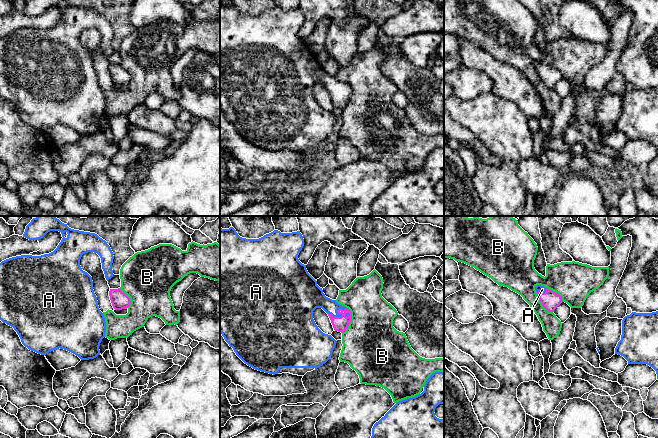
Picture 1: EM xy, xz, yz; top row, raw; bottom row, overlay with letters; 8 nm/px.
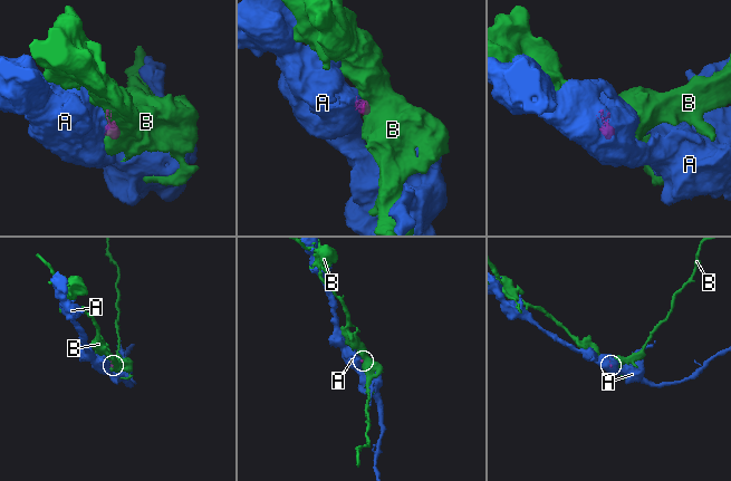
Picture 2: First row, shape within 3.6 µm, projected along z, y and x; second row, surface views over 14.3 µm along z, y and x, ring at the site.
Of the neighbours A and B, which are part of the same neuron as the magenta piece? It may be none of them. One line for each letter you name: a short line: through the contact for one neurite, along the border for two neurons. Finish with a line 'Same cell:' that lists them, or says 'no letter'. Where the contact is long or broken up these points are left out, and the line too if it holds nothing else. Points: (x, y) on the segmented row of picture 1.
A: line xz (340, 324), (341, 316), (330, 306), (316, 298)
Same cell: A

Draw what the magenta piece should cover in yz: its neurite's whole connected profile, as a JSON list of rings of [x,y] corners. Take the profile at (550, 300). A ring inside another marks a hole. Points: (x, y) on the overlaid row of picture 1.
[[[535,286],[537,297],[548,312],[554,310],[563,302],[561,296],[544,286]]]

